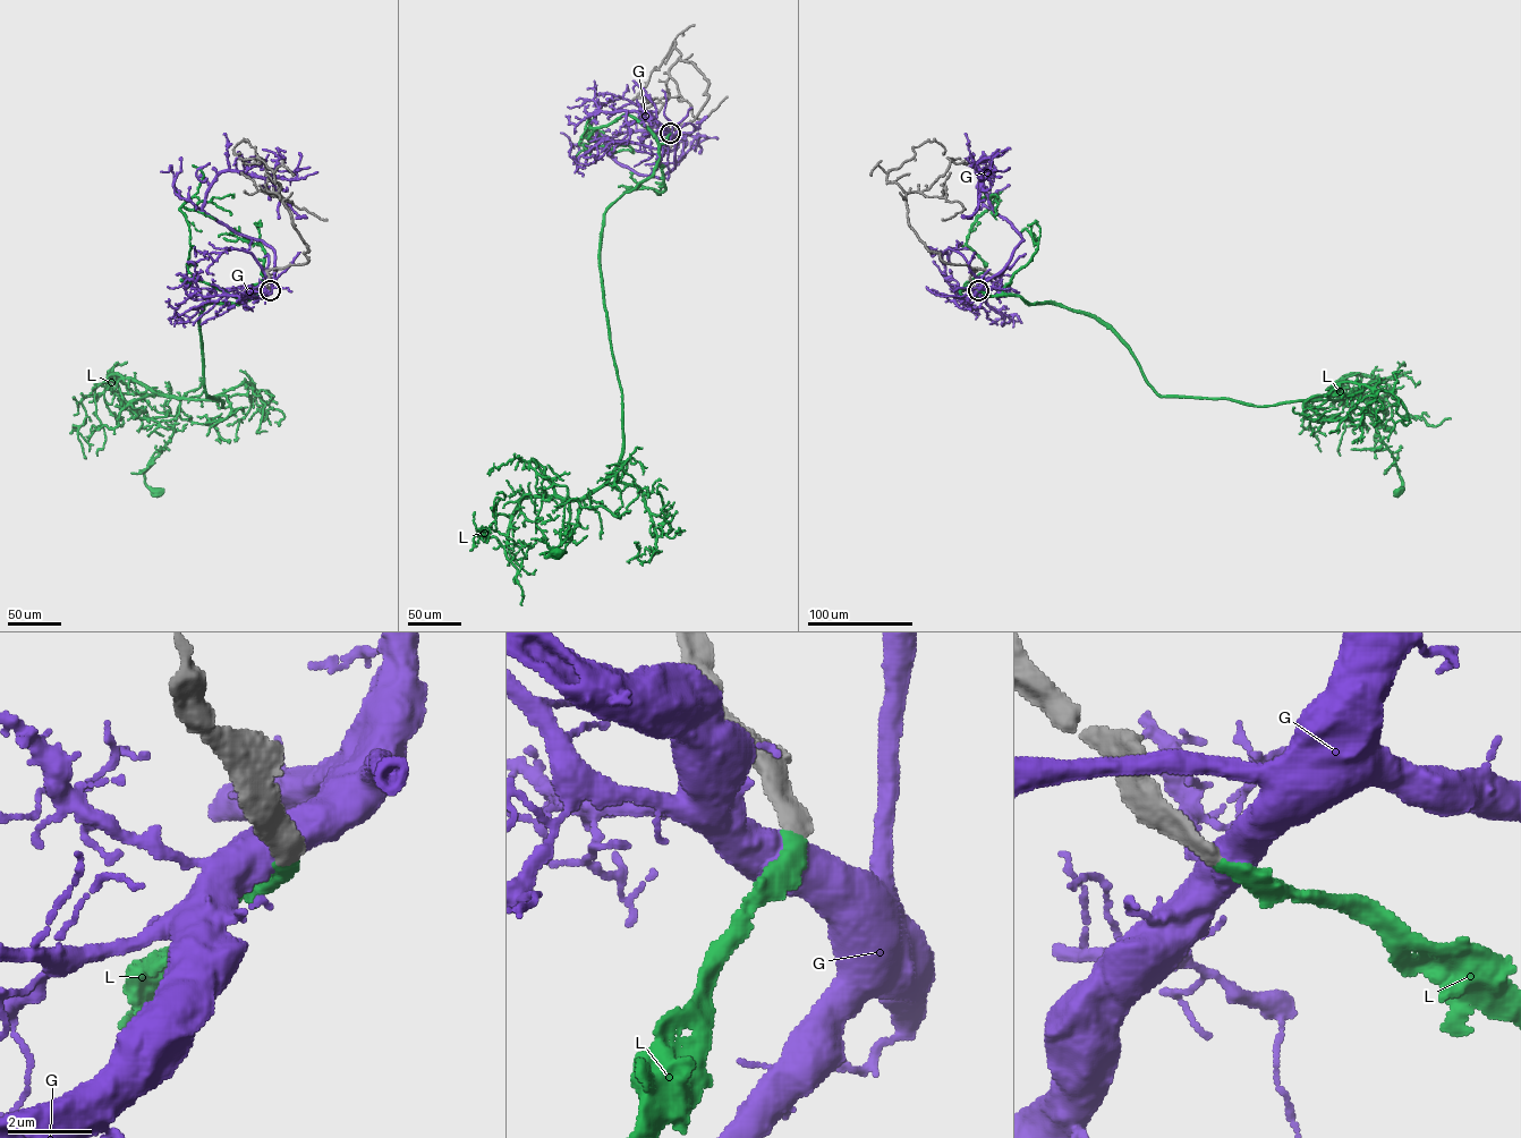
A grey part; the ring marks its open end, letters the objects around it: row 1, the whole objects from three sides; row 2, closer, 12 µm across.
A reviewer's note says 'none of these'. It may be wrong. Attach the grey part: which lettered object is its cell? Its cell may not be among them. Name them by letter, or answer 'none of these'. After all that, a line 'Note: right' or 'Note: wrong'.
L
Note: wrong

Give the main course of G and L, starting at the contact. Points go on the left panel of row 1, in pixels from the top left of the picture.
G: (270, 290), (274, 252), (203, 210), (209, 187), (221, 172), (297, 177), (260, 170)
L: (270, 290), (203, 307), (204, 390), (222, 406), (180, 398), (172, 435), (144, 473), (155, 493)

